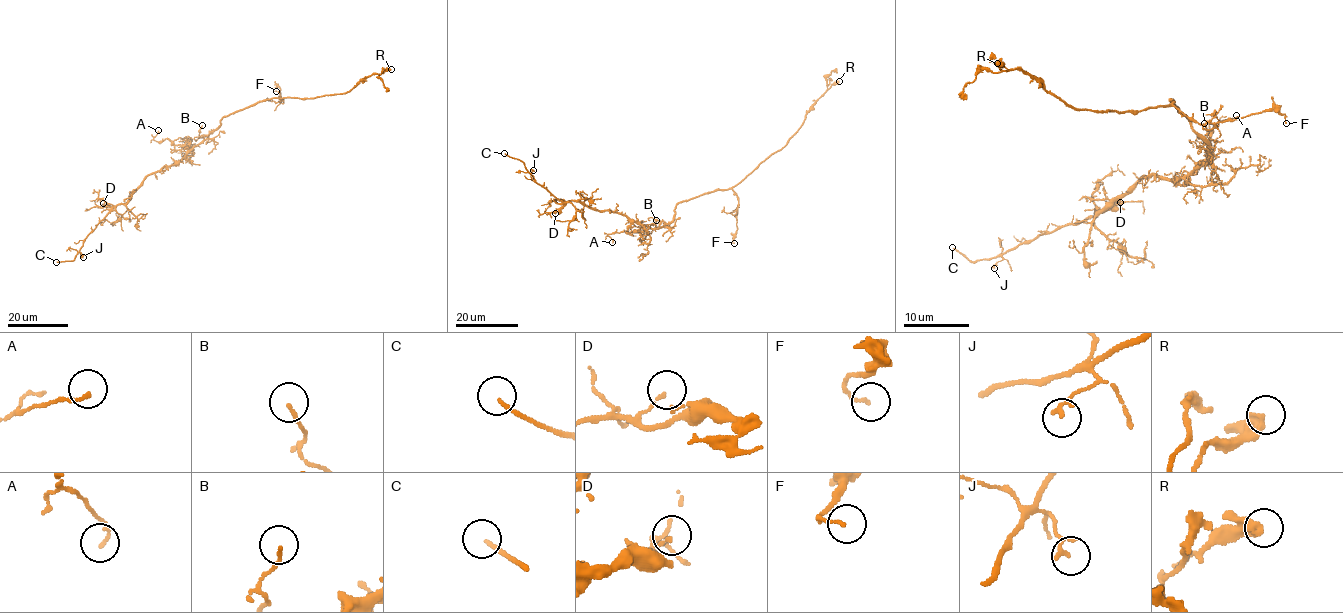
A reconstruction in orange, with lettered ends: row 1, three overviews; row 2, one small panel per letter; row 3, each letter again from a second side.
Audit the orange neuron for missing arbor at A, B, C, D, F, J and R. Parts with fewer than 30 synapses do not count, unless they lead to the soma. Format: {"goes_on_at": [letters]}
{"goes_on_at": ["C"]}

